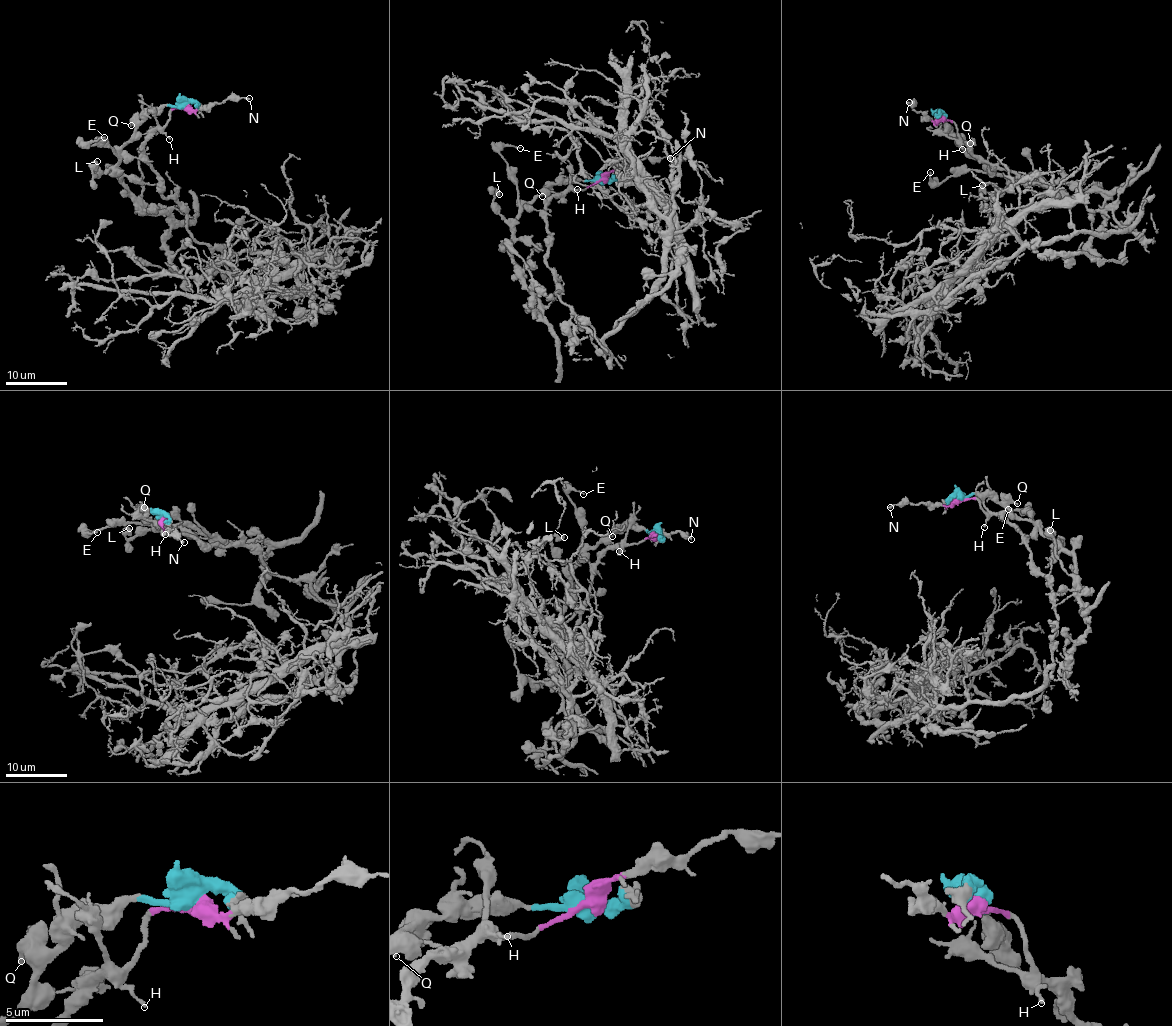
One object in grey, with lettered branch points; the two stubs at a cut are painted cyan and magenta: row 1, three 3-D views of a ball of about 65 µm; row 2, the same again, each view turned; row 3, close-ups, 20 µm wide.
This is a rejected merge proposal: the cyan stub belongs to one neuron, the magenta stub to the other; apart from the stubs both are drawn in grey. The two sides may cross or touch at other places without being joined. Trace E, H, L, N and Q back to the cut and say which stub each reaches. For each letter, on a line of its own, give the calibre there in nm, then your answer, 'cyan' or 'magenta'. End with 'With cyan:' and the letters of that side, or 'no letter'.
E: calibre 160 nm; cyan
H: calibre 170 nm; magenta
L: calibre 650 nm; cyan
N: calibre 240 nm; magenta
Q: calibre 220 nm; cyan
With cyan: E, L, Q

